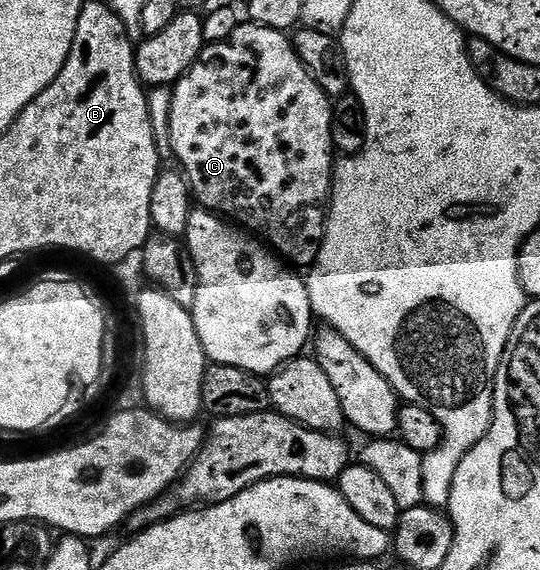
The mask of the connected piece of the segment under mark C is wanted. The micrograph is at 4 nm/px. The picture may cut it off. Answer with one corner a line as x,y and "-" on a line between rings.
240,23
229,38
219,44
207,44
202,54
193,62
191,69
171,88
173,106
169,110
169,138
174,159
179,159
178,167
191,186
194,203
215,215
234,222
240,229
254,234
264,245
270,246
288,265
299,270
310,269
323,245
323,233
327,227
328,200
331,194
331,177
337,163
336,153
331,143
332,97
321,90
311,71
303,65
295,54
293,40
287,32
278,32
260,24

